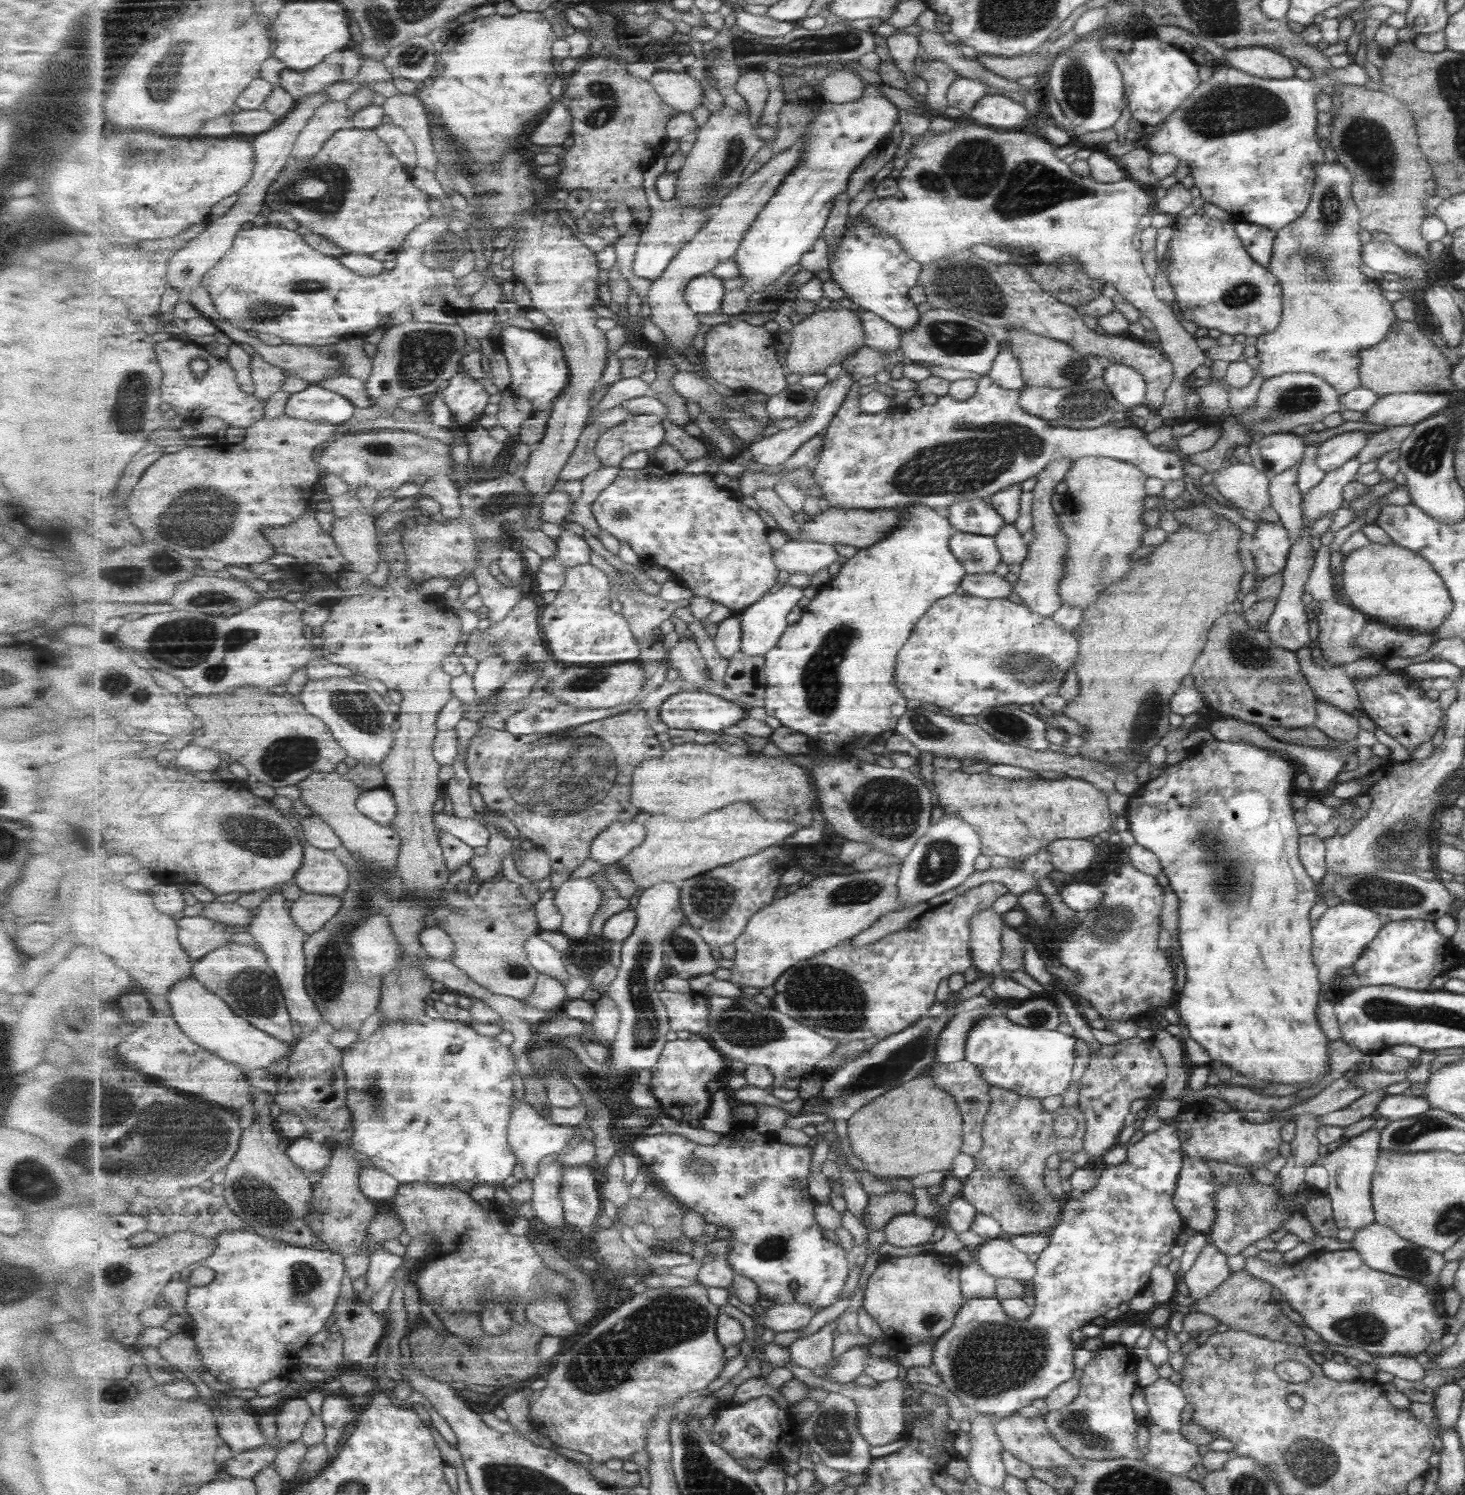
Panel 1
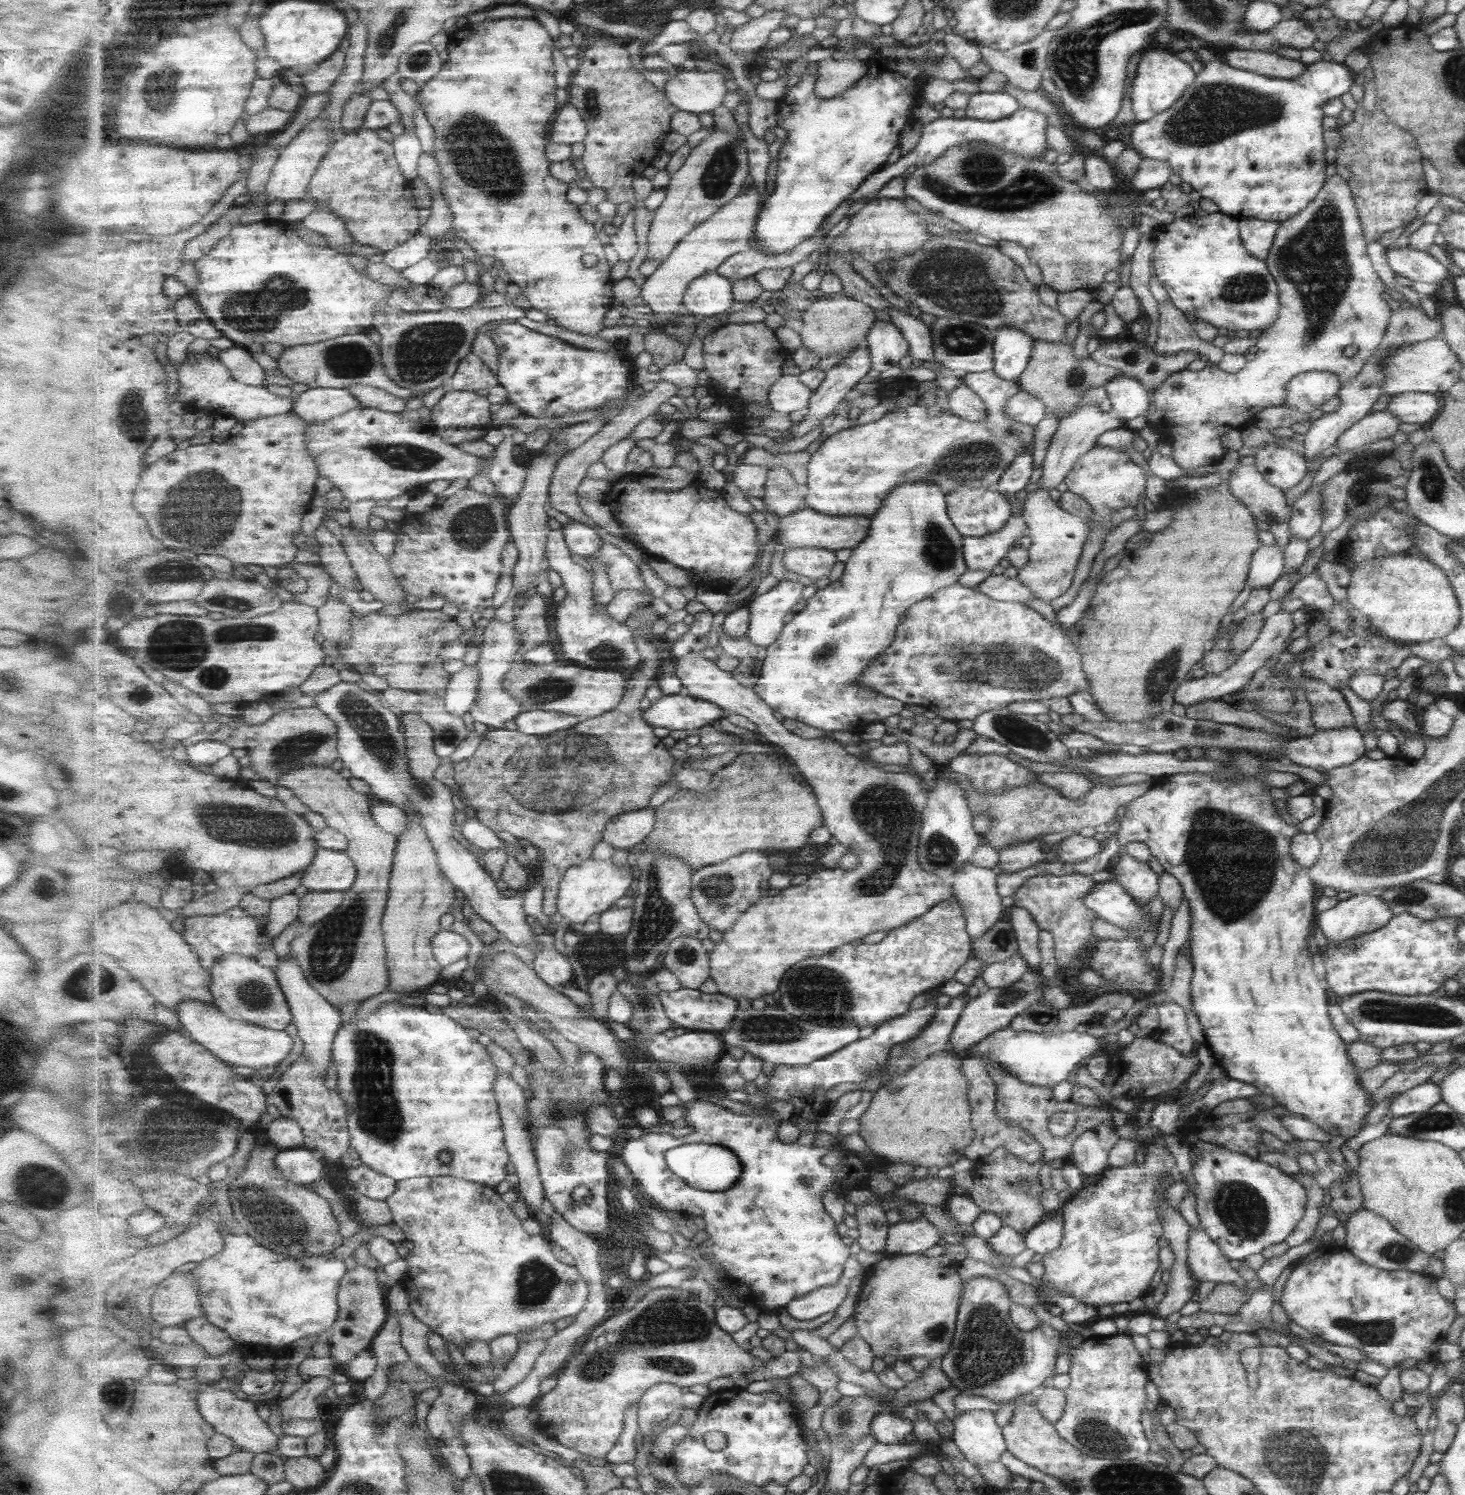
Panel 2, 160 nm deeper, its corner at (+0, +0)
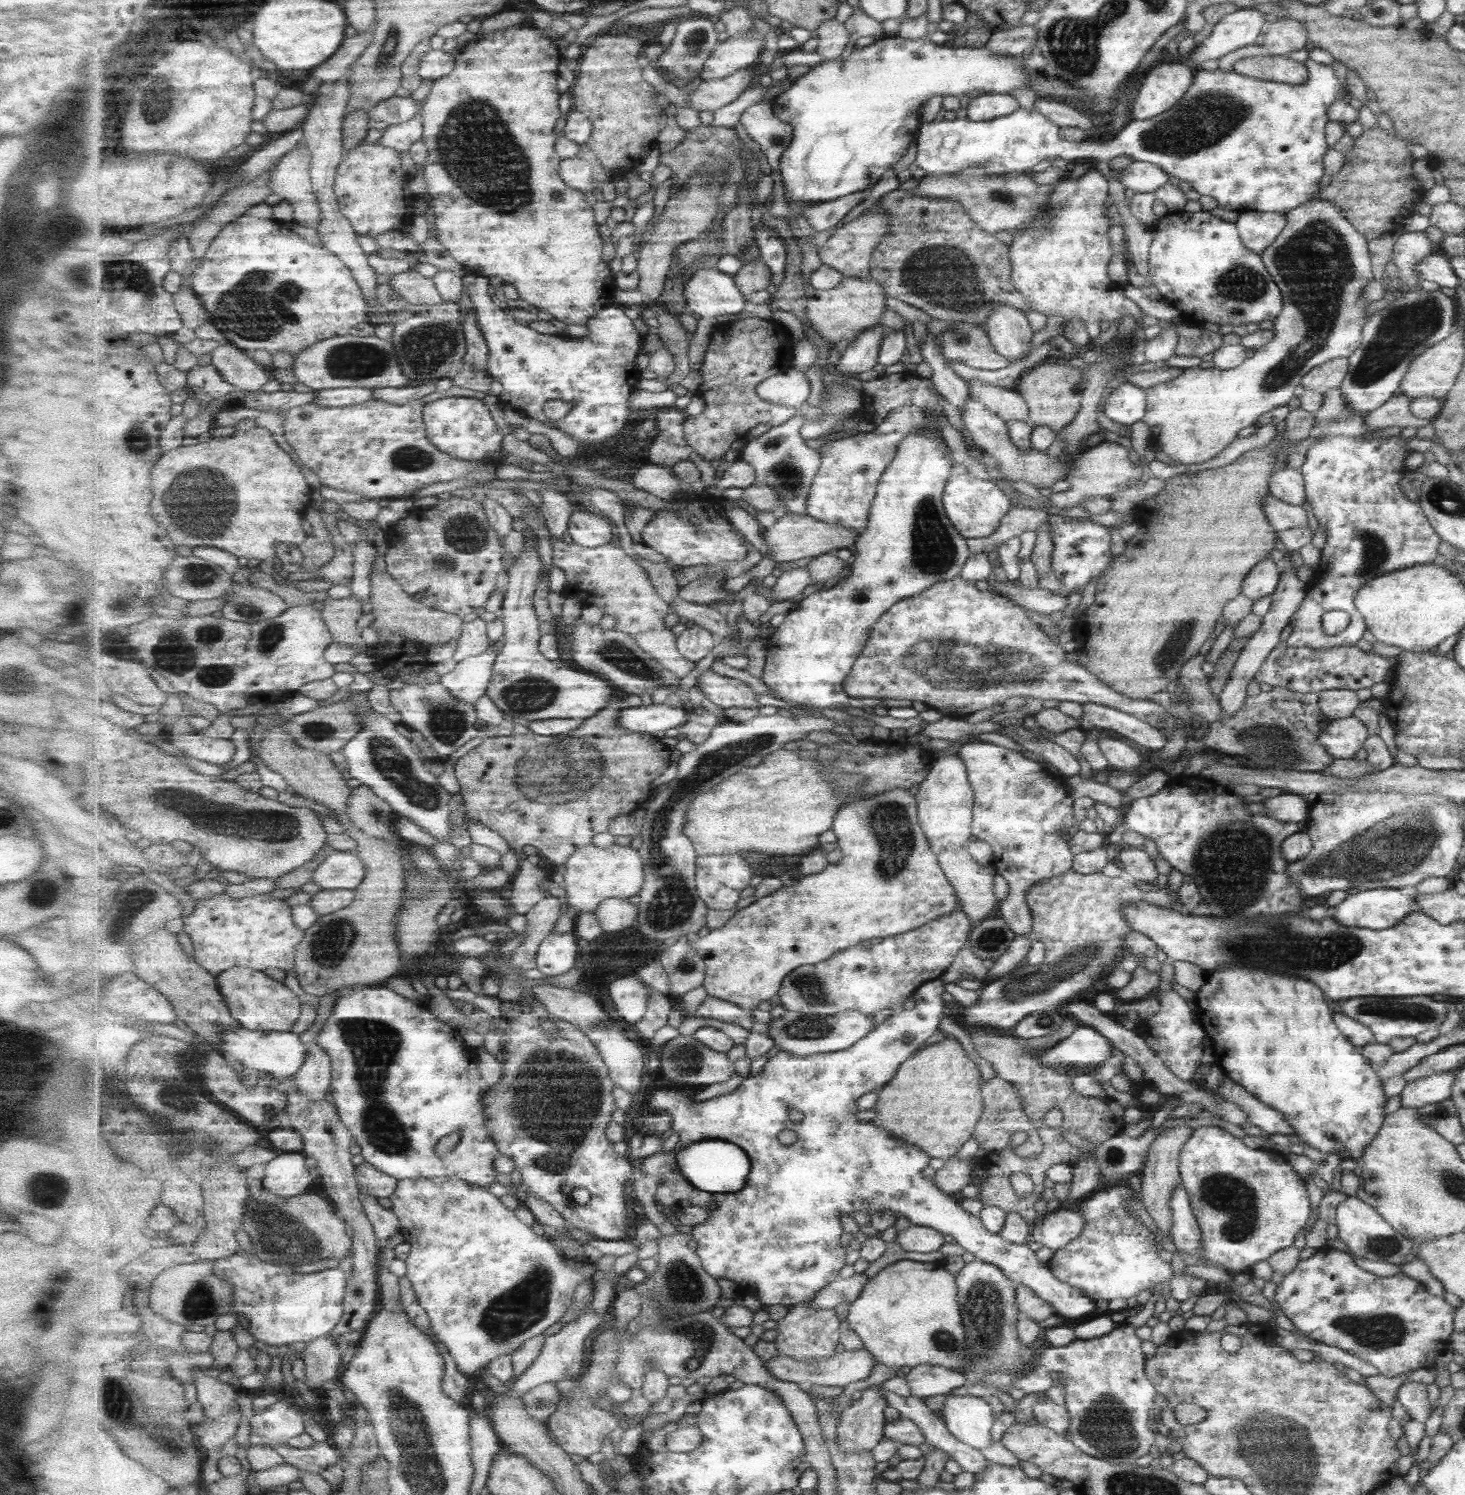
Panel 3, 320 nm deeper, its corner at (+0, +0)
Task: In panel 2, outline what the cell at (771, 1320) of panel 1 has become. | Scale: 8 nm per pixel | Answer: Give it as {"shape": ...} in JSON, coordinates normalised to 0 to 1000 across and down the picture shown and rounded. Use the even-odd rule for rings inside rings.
{"shape":[[[575,859],[559,862],[547,869],[541,870],[537,874],[537,877],[543,883],[559,882],[565,878],[570,878],[577,871],[577,868],[580,866],[578,862],[579,860],[575,860]]]}

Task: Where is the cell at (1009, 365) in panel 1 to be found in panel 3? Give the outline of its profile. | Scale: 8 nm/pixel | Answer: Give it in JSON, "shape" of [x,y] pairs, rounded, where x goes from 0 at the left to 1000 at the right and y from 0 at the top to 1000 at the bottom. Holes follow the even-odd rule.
{"shape":[[[682,203],[672,216],[678,234],[683,237],[688,243],[698,241],[702,235],[704,225],[704,219],[697,207],[690,204]]]}

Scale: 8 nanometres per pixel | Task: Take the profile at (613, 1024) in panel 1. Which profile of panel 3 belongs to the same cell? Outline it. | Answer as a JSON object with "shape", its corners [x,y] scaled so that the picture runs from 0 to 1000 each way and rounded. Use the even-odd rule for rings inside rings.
{"shape":[[[427,653],[416,659],[415,666],[423,682],[434,686],[442,677],[444,662],[437,653]]]}

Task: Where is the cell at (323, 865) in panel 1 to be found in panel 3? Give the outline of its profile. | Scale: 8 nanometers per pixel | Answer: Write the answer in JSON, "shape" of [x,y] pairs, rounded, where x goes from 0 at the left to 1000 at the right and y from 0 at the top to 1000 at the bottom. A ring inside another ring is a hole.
{"shape":[[[227,569],[218,579],[212,589],[222,595],[242,595],[251,585],[251,581],[242,570]]]}

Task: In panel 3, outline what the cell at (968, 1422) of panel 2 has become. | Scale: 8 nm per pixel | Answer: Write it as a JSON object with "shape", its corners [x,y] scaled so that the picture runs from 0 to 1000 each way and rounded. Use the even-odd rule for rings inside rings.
{"shape":[[[657,932],[649,933],[644,936],[641,944],[646,950],[647,957],[656,965],[672,970],[676,965],[676,955],[678,955],[678,942],[675,940],[672,934]]]}

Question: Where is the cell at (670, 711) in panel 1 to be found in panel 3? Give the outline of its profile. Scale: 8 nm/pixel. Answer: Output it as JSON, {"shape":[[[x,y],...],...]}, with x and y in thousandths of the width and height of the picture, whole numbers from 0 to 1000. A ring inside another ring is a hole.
{"shape":[[[446,470],[444,472],[427,474],[423,483],[427,490],[445,492],[447,490],[453,490],[458,487],[463,488],[468,482],[471,482],[470,478],[463,472],[458,473]]]}

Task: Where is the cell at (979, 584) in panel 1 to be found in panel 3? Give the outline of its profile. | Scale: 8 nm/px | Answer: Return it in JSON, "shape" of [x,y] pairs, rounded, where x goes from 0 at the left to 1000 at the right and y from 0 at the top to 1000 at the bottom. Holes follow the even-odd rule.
{"shape":[[[675,385],[674,389],[682,395],[683,398],[687,399],[687,401],[695,404],[696,406],[708,409],[708,411],[717,411],[717,409],[722,409],[722,408],[725,409],[728,405],[728,399],[709,393],[706,395],[693,393],[688,388],[684,391],[679,389],[678,385]]]}

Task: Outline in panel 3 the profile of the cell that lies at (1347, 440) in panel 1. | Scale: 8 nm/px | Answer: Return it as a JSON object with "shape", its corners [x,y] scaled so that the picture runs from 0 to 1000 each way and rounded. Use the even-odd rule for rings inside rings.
{"shape":[[[954,264],[948,266],[944,270],[933,276],[931,284],[934,286],[934,289],[944,288],[948,285],[967,287],[969,285],[977,284],[979,280],[966,280],[962,276],[962,270],[963,268],[962,266]]]}

